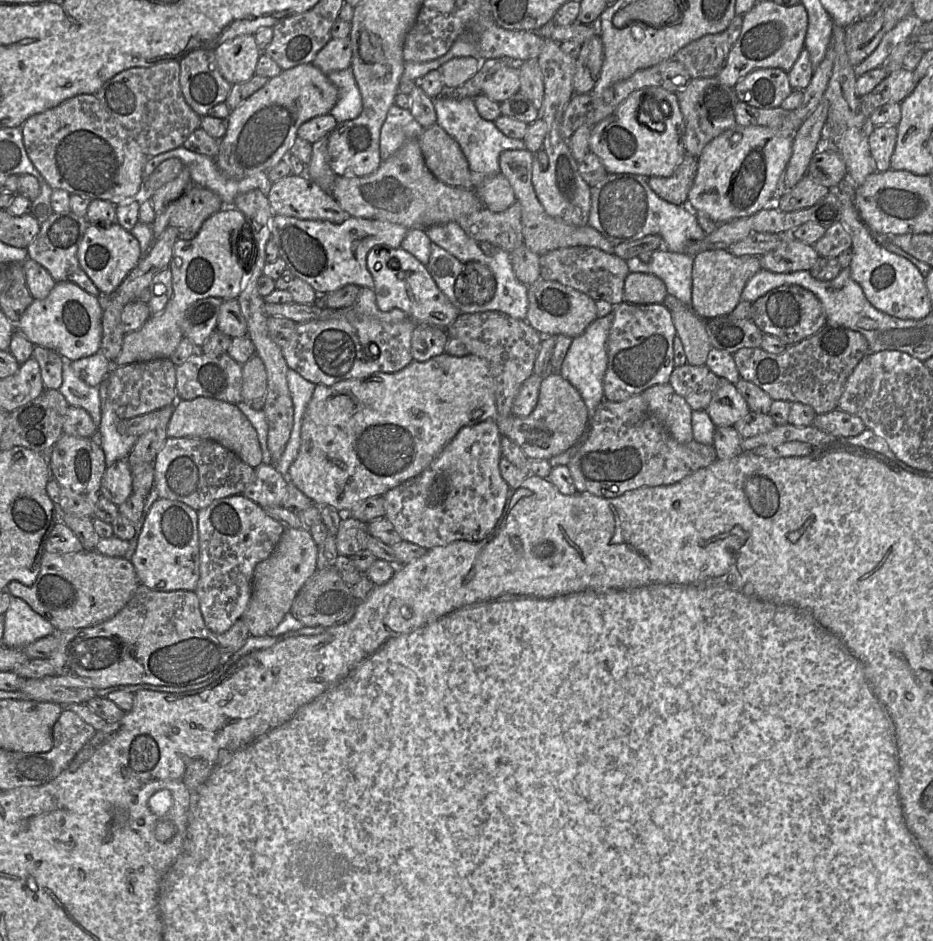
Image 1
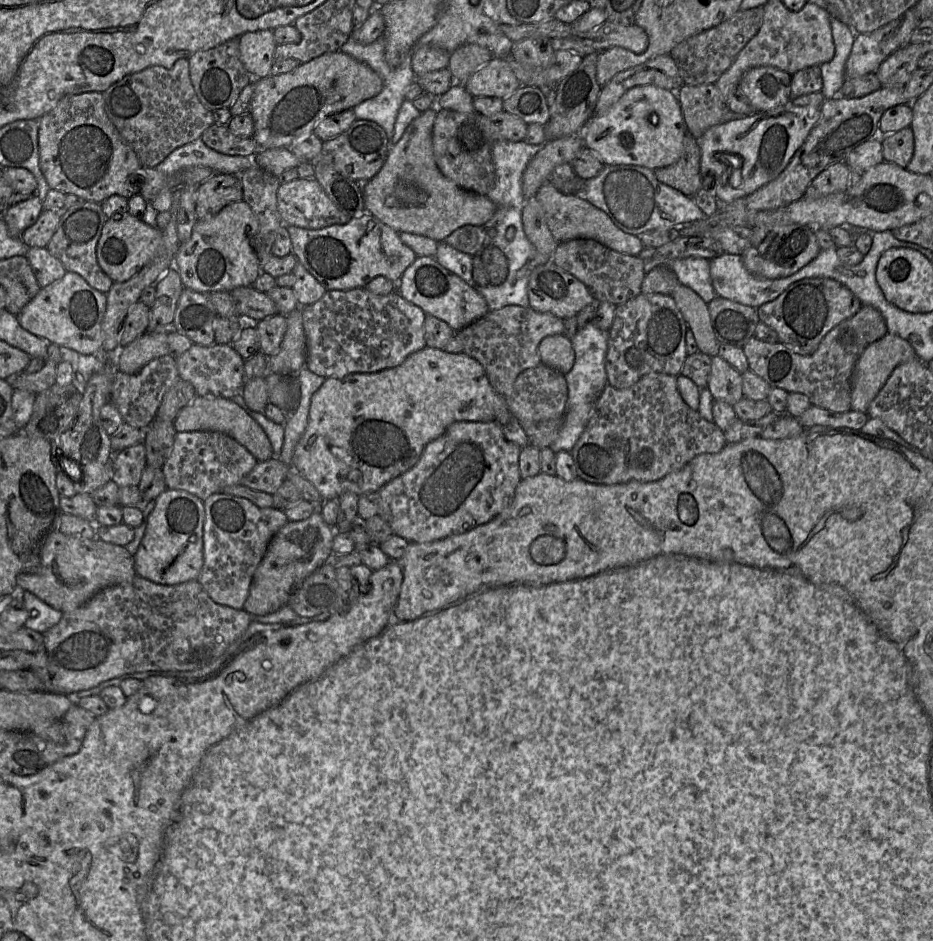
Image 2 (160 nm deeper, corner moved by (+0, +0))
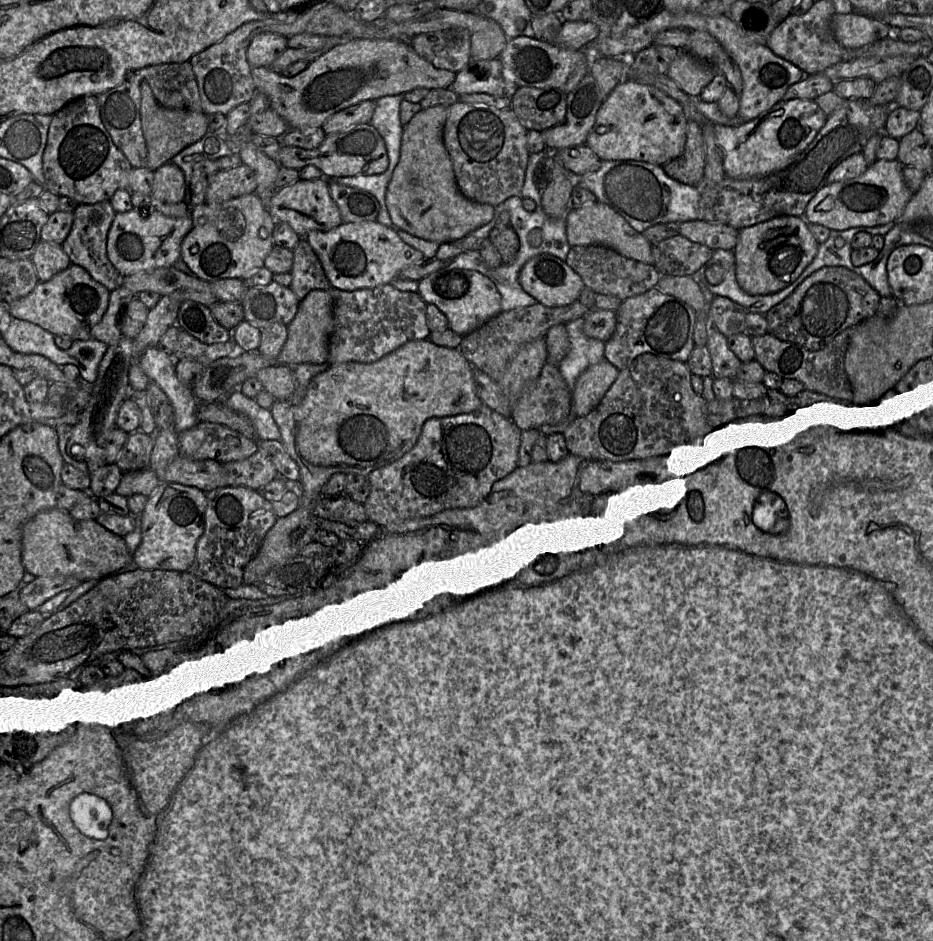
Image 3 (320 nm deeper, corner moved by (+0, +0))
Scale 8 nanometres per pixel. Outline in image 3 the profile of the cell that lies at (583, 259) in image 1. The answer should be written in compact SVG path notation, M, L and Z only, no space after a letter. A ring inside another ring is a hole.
M603 245L573 246L565 261L582 278L585 287L597 295L615 296L621 301L656 287L661 276L654 265L627 258Z

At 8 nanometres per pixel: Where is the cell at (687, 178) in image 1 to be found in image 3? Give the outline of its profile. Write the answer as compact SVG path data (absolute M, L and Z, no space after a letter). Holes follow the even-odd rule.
M689 120L683 153L662 166L672 179L690 186L699 186L704 177L705 142L702 127Z

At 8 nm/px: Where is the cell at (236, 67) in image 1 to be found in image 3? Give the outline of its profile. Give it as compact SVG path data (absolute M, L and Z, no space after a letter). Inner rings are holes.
M263 32L253 37L248 49L247 60L252 67L270 67L288 48L288 38L273 32Z

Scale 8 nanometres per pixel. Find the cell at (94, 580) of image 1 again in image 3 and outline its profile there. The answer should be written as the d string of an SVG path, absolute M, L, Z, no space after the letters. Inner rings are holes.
M58 507L41 511L29 519L22 528L23 567L27 575L34 578L50 578L54 576L74 576L80 581L101 580L118 573L129 566L132 555L129 552L124 537L116 535L96 520L76 520L69 511Z

